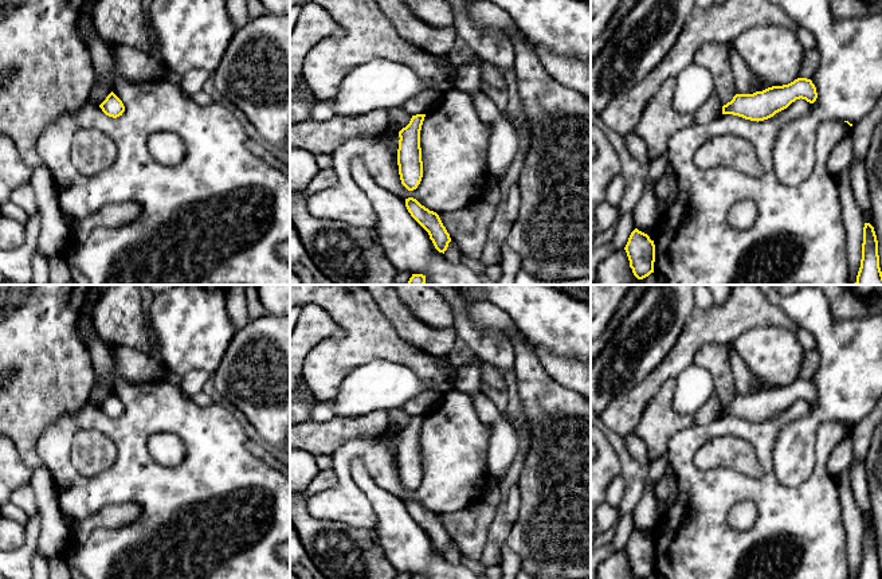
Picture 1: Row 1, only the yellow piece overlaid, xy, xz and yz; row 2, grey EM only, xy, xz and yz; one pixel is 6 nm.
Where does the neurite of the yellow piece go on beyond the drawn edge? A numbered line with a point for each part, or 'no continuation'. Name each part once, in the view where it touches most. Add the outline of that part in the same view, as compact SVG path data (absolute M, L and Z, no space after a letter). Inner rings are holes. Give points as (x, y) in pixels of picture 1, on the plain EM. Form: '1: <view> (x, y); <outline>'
no continuation

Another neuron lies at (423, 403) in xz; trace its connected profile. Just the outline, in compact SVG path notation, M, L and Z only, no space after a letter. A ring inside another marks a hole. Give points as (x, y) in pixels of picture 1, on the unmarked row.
M428 390L409 399L401 408L411 416L428 415L443 400L442 390Z

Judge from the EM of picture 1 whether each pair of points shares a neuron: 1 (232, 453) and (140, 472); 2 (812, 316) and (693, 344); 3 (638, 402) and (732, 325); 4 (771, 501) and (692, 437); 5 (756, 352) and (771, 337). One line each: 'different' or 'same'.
1: same
2: different
3: same
4: same
5: same

